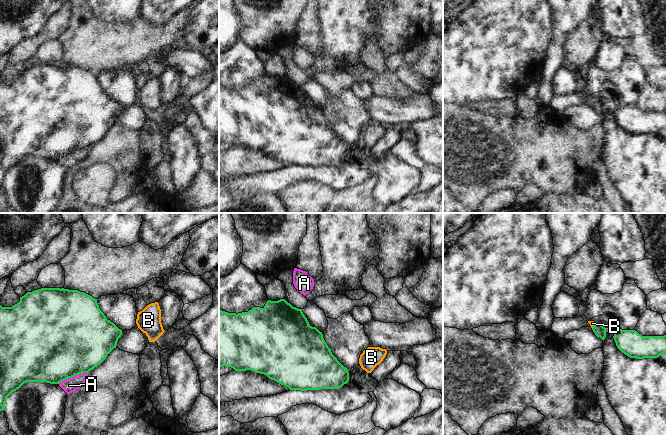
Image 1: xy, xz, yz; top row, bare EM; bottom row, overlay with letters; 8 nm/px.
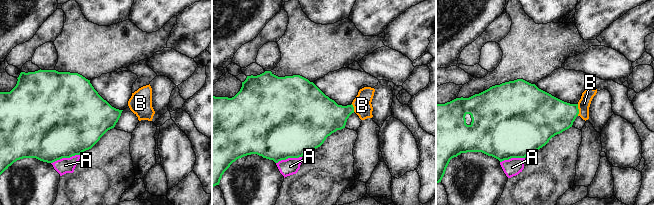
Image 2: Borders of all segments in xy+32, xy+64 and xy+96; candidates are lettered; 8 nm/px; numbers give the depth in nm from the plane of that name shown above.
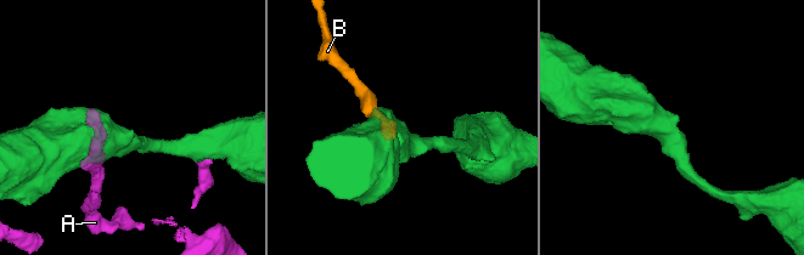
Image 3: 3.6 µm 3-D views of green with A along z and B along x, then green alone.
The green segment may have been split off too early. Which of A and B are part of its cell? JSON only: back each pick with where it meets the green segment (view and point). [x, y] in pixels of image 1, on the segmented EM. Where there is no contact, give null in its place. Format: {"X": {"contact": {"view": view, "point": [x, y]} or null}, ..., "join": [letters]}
{"join": []}

